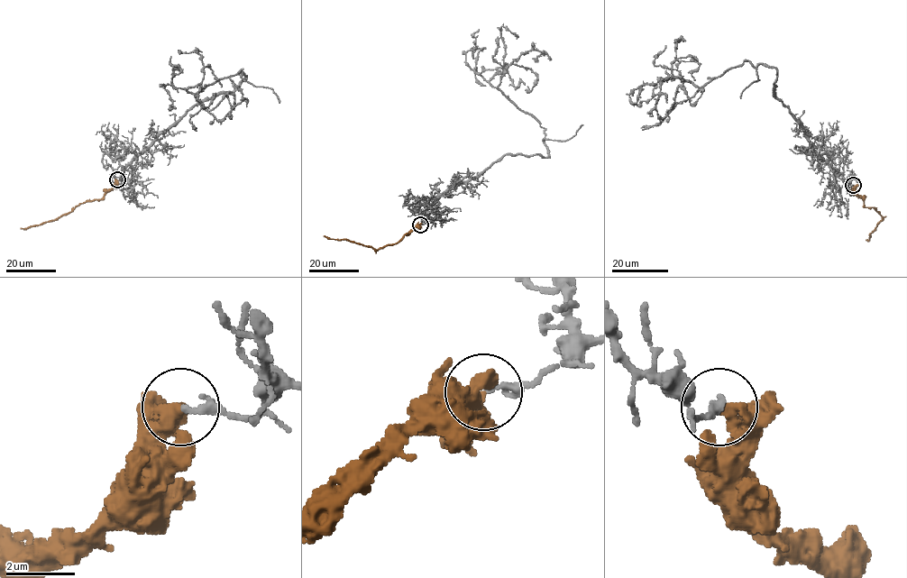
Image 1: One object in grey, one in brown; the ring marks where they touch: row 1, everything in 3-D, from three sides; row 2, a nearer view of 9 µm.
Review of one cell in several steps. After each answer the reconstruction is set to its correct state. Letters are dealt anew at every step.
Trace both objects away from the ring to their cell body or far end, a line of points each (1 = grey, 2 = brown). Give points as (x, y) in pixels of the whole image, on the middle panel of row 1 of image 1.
1: (421, 224), (442, 196), (504, 155), (547, 156), (544, 129), (499, 88), (522, 54), (545, 54), (532, 58)
2: (421, 224), (395, 243), (378, 250), (324, 236)

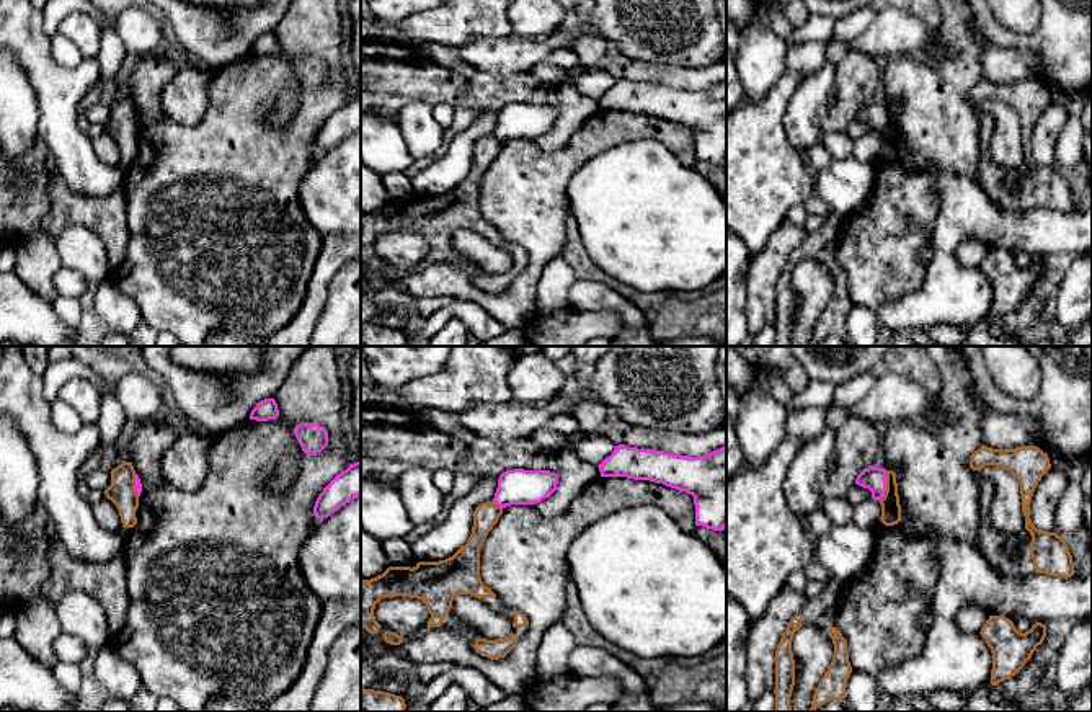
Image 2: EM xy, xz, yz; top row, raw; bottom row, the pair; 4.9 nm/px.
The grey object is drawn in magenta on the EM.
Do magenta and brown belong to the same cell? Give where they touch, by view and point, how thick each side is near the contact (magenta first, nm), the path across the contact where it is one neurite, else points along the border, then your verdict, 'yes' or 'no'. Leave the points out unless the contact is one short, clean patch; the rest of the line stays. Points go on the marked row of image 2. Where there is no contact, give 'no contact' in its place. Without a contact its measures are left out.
contact yz (885, 485); calibres 120 and 100 nm; border yz (885, 469), (885, 493), (878, 500); no

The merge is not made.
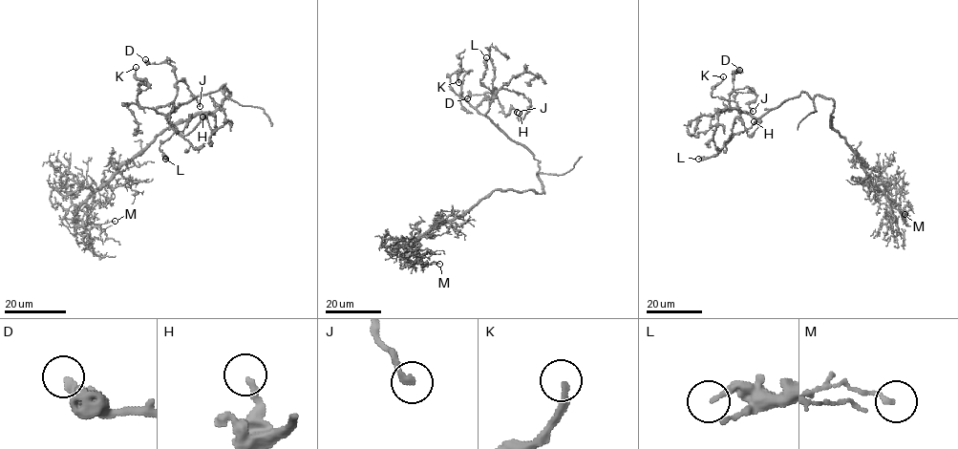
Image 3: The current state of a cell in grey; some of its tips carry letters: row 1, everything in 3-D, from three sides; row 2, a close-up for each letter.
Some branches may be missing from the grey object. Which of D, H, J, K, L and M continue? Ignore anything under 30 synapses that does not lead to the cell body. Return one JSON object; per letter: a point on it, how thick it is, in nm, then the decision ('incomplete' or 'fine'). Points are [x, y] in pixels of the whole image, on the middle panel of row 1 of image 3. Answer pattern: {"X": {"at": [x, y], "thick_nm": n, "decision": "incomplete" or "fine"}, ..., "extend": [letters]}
{"D": {"at": [467, 98], "thick_nm": 280, "decision": "fine"}, "H": {"at": [519, 113], "thick_nm": 200, "decision": "fine"}, "J": {"at": [517, 112], "thick_nm": 240, "decision": "fine"}, "K": {"at": [458, 82], "thick_nm": 240, "decision": "fine"}, "L": {"at": [486, 57], "thick_nm": 200, "decision": "fine"}, "M": {"at": [439, 264], "thick_nm": 160, "decision": "fine"}, "extend": []}

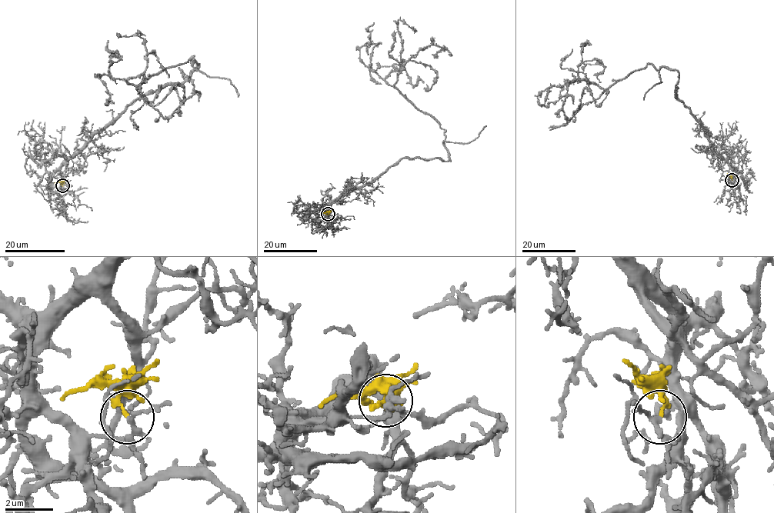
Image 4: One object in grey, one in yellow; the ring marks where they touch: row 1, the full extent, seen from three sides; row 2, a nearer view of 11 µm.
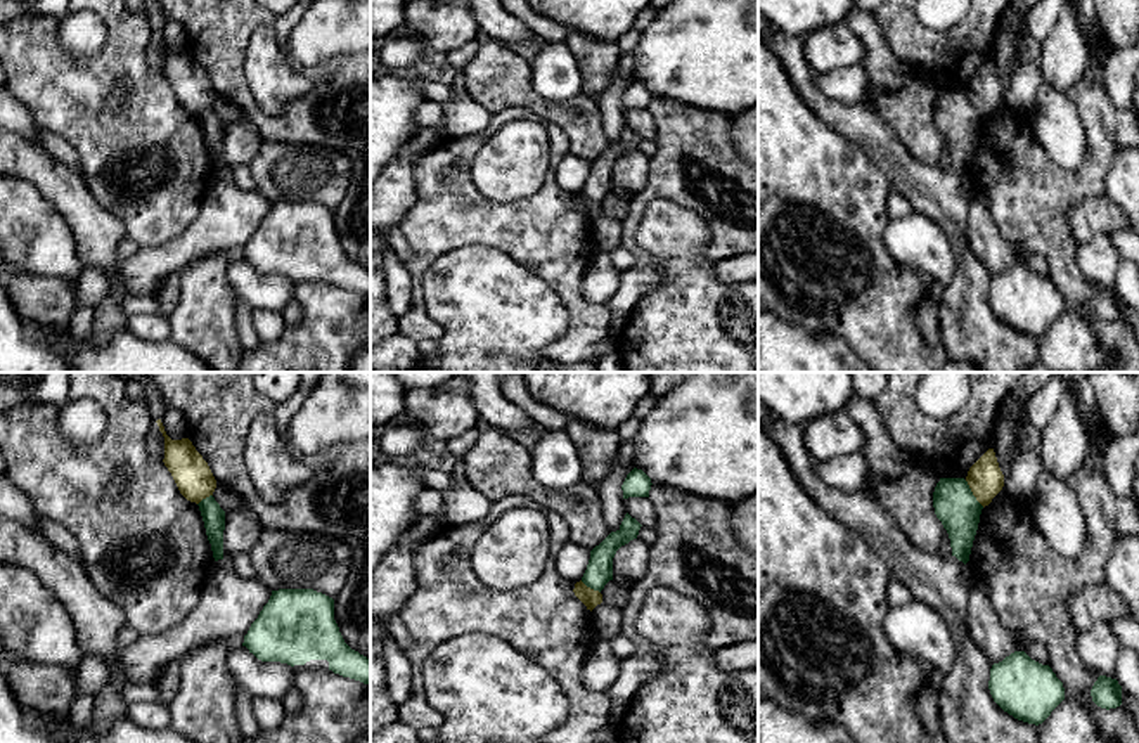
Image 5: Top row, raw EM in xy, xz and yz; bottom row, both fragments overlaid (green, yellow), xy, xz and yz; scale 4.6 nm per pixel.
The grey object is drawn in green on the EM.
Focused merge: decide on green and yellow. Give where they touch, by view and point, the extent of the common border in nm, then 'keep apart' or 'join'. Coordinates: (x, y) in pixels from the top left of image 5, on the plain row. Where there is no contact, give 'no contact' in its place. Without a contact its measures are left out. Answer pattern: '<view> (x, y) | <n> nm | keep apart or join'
yz (971, 106) | 160 nm | keep apart

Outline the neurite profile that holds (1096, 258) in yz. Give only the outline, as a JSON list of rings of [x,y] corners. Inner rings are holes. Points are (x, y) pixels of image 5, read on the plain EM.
[[[1096,236],[1077,244],[1075,262],[1084,277],[1097,288],[1113,286],[1113,274],[1120,260],[1110,236]]]

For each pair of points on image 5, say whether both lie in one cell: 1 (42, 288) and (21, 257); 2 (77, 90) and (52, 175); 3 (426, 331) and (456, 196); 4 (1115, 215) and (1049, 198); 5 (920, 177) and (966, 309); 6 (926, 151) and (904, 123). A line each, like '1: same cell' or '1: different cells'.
1: different cells
2: different cells
3: same cell
4: different cells
5: same cell
6: same cell

